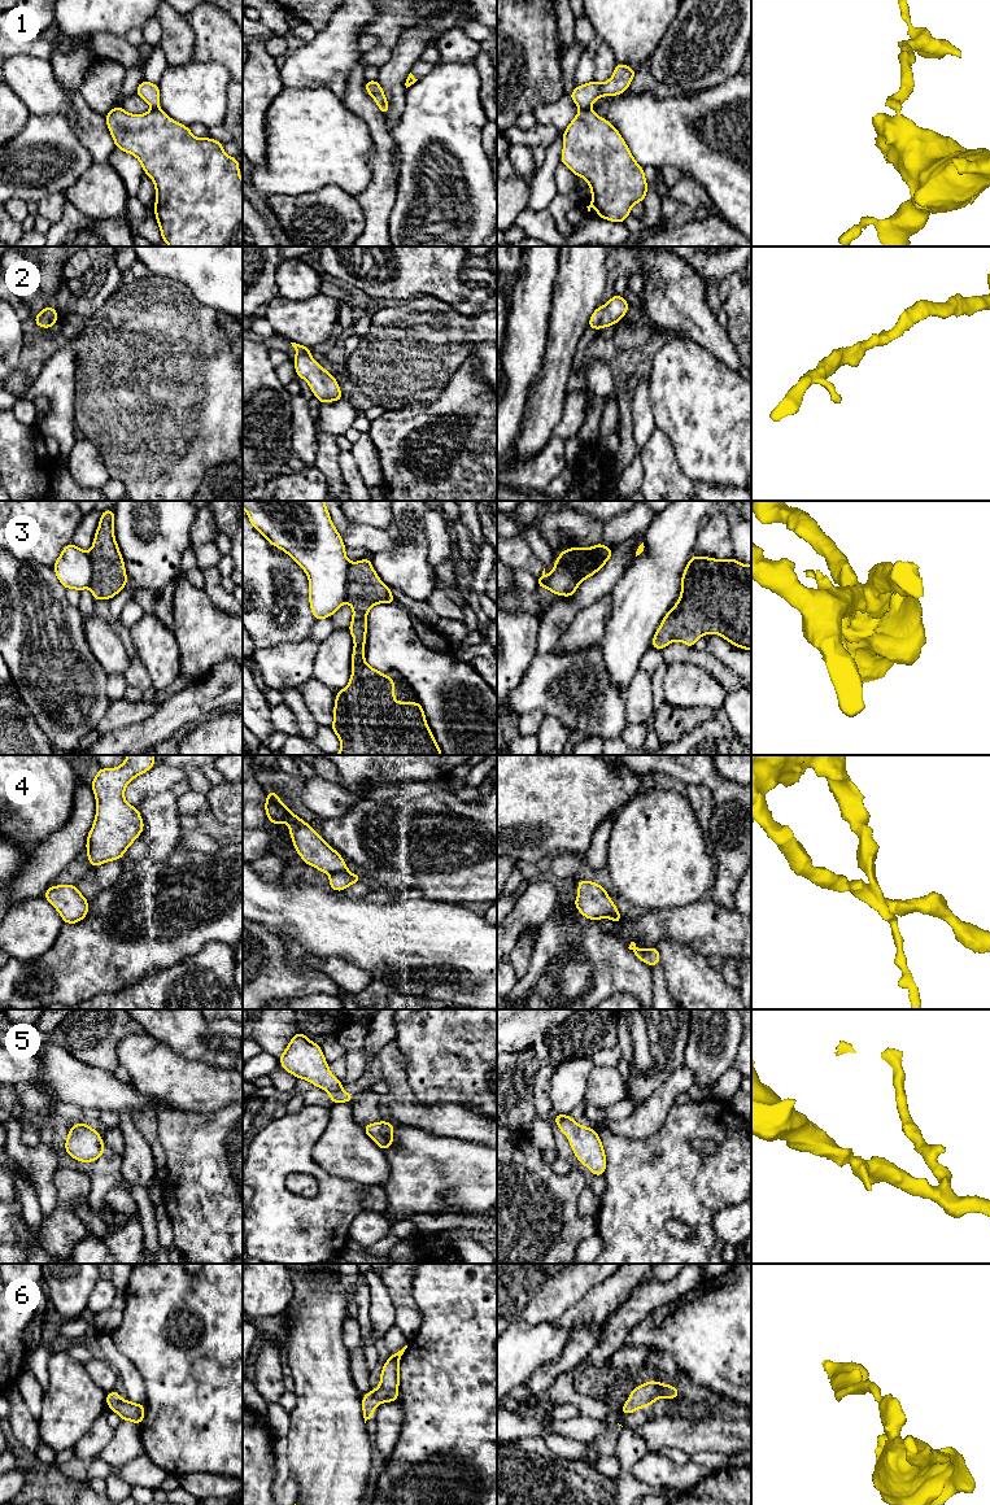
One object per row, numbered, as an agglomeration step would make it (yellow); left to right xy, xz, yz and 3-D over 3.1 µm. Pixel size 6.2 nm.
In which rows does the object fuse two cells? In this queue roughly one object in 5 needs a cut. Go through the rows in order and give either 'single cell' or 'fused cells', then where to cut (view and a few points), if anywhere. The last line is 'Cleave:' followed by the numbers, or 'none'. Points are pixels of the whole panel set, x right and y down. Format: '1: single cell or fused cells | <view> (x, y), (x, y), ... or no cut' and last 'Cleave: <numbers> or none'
1: fused cells | yz (589, 107), (581, 110)
2: single cell | no cut
3: fused cells | yz (557, 558), (565, 562), (589, 558), (601, 567)
4: single cell | no cut
5: single cell | no cut
6: single cell | no cut
Cleave: 1, 3

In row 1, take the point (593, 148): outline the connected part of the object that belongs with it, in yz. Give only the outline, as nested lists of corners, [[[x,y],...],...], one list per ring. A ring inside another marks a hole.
[[[590,108],[580,110],[563,132],[563,150],[561,162],[564,163],[575,176],[583,176],[592,189],[592,202],[588,208],[594,208],[598,218],[603,218],[615,223],[623,223],[631,215],[632,206],[642,202],[647,192],[647,182],[645,179],[644,167],[633,158],[628,145],[611,122],[597,115]]]

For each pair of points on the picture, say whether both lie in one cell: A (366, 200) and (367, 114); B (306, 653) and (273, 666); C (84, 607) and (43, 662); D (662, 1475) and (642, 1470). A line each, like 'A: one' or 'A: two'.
A: one
B: one
C: two
D: one

